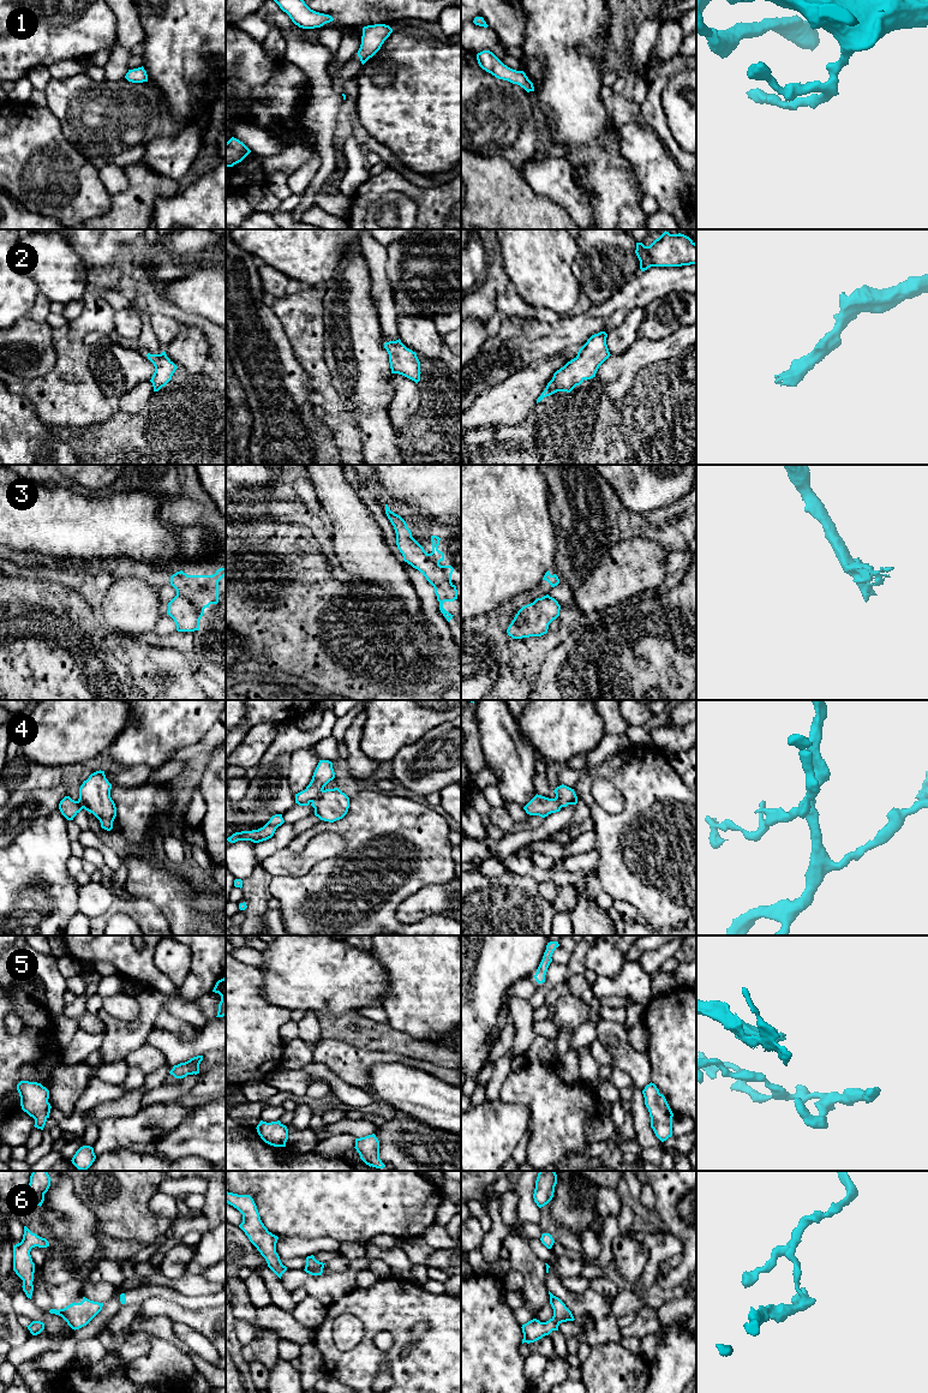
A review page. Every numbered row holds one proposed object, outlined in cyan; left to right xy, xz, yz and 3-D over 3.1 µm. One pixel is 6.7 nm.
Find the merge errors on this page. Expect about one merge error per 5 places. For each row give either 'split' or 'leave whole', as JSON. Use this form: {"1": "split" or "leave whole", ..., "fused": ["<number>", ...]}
{"1": "leave whole", "2": "leave whole", "3": "leave whole", "4": "split", "5": "leave whole", "6": "leave whole", "fused": ["4"]}

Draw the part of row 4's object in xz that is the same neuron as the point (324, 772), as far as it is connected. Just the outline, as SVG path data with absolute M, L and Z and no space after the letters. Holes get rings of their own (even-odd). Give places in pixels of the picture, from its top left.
M319 760L312 779L305 790L295 794L295 803L299 806L309 806L323 791L324 787L335 778L333 763L329 760Z

